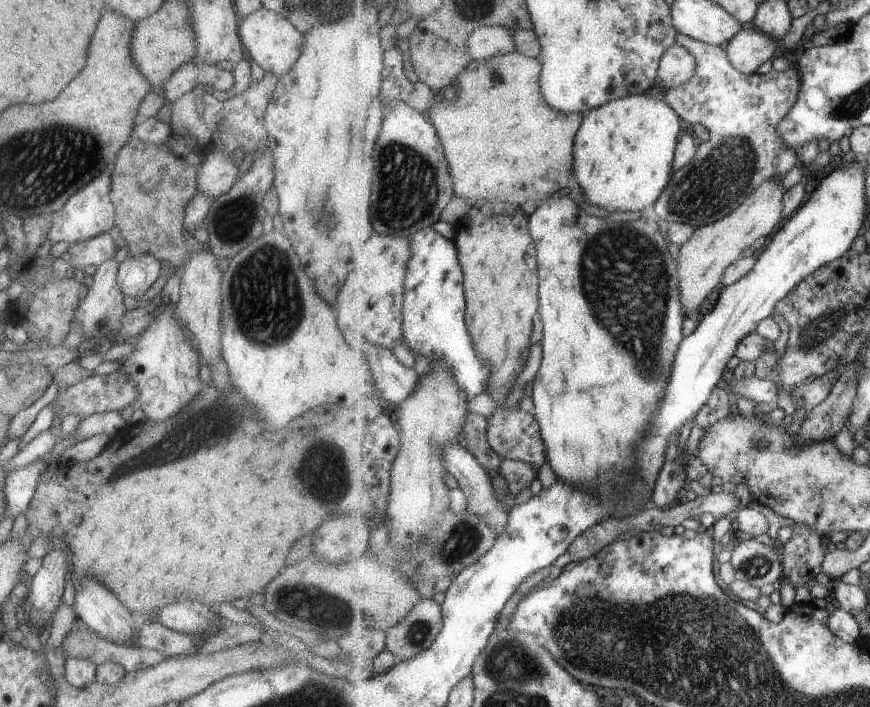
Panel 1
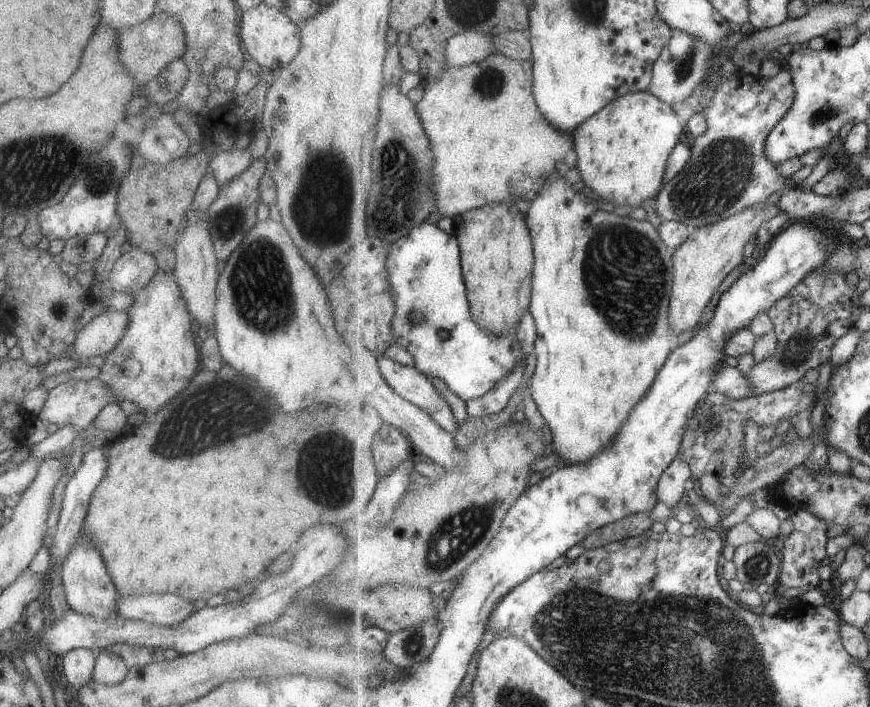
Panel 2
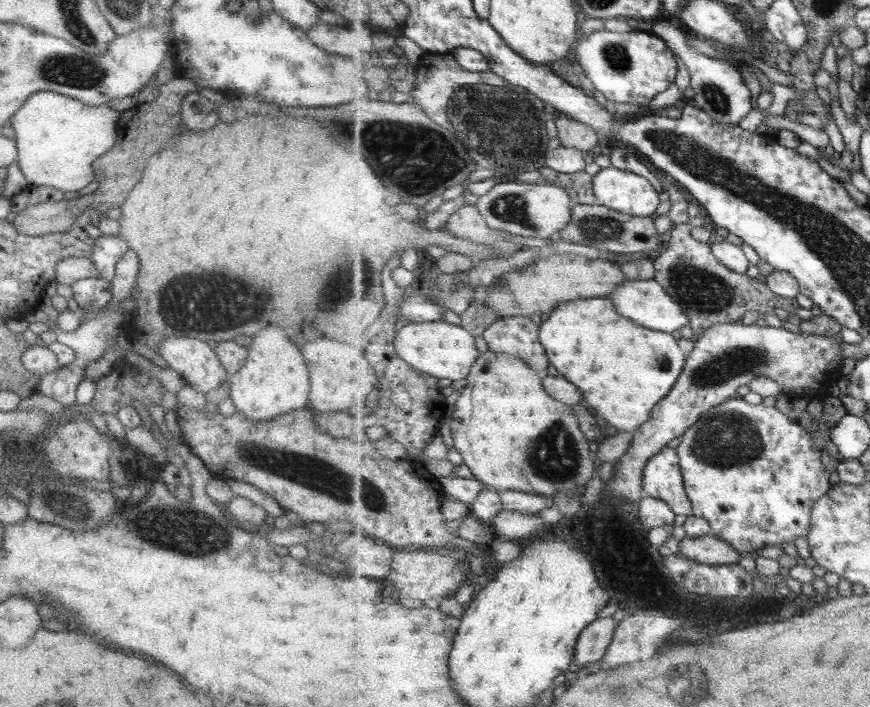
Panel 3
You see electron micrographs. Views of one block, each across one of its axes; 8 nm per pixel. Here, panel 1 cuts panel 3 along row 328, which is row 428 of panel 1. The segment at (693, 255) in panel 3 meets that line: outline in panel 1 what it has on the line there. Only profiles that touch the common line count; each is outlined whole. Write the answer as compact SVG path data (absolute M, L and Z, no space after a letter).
M716 387L712 397L701 407L699 413L693 418L694 424L690 437L686 442L689 452L698 457L698 450L708 428L716 422L731 415L731 400L727 390Z

